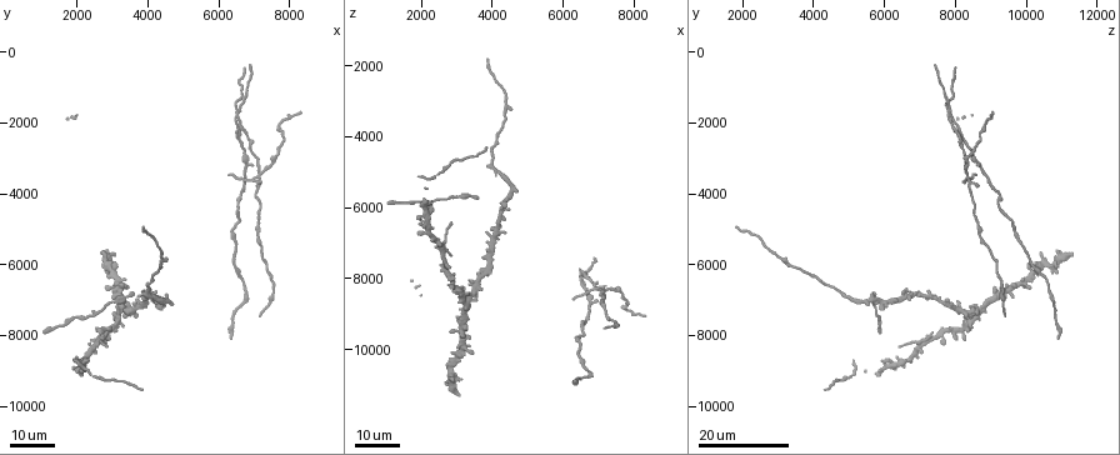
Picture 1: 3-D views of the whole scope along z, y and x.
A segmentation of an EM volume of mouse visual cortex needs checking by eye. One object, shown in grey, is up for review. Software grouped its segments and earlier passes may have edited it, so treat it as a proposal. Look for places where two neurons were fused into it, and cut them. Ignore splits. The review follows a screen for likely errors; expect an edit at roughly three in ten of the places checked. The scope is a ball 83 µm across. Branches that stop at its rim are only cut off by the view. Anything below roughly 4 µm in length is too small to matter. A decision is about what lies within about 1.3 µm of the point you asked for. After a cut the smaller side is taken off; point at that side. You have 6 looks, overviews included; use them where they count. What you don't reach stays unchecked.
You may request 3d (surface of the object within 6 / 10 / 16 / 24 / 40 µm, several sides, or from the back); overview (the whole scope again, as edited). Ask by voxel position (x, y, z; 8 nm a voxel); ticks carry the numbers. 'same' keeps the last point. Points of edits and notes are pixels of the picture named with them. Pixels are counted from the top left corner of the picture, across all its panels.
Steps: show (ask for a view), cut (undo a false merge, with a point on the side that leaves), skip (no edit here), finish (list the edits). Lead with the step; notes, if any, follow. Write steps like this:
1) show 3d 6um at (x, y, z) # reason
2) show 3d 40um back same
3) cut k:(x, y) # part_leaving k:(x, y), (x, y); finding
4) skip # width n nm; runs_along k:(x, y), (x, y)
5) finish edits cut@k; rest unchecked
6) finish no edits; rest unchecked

show 3d 16um at (2600, 8300, 7000) # small branch off a trunk

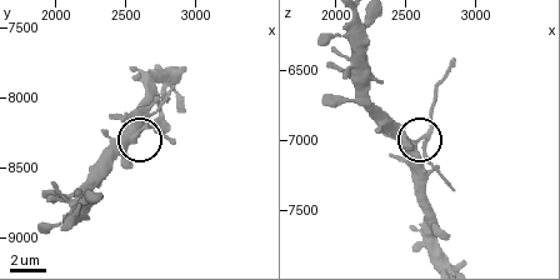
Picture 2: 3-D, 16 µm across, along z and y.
show 3d 10um at (2580, 8280, 7020)

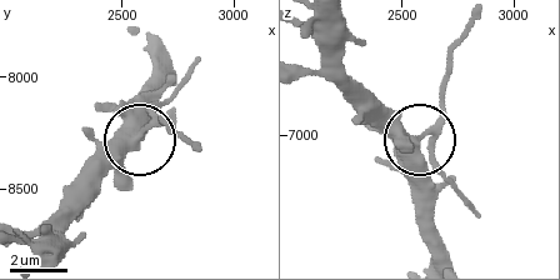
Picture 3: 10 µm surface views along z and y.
cut 3:(440, 165) # side_arm 6 um; part_leaving 3:(424, 136), (465, 24); a second neuron is stuck on

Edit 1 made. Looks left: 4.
show overview # see it whole again

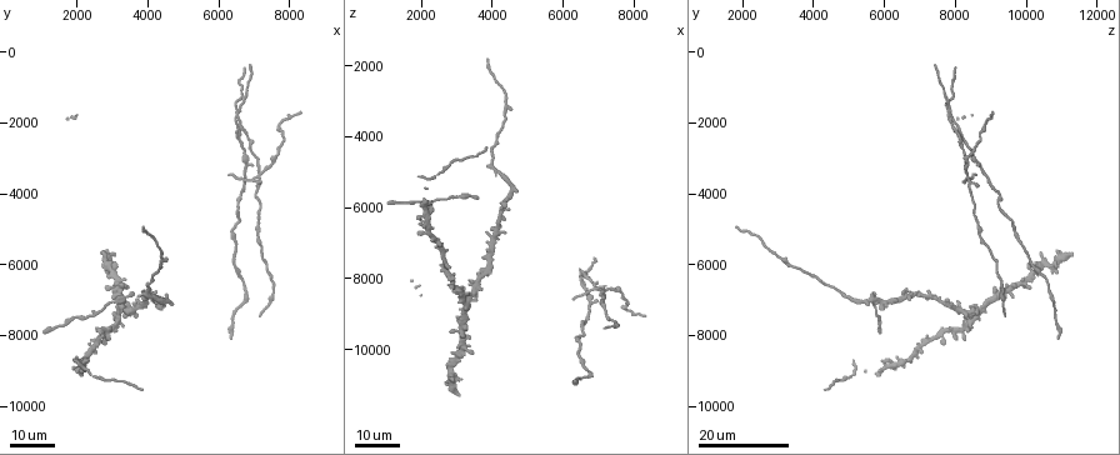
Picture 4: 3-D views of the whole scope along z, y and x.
show 3d 24um at (3100, 6500, 9900) # three arms meet

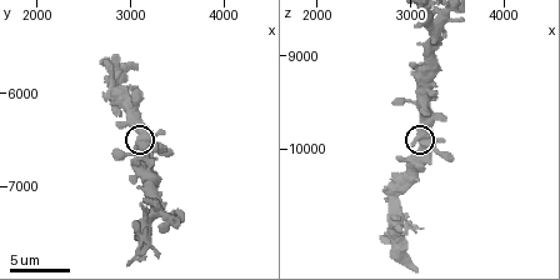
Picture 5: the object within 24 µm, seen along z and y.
show 3d 10um same

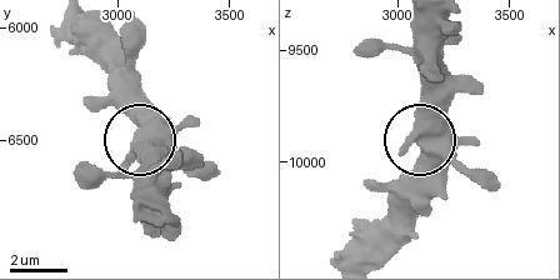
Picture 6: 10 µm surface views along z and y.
skip # side_arm 47 um; continuous, no second neuron

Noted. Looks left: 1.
finish edits cut@3; rest unchecked

